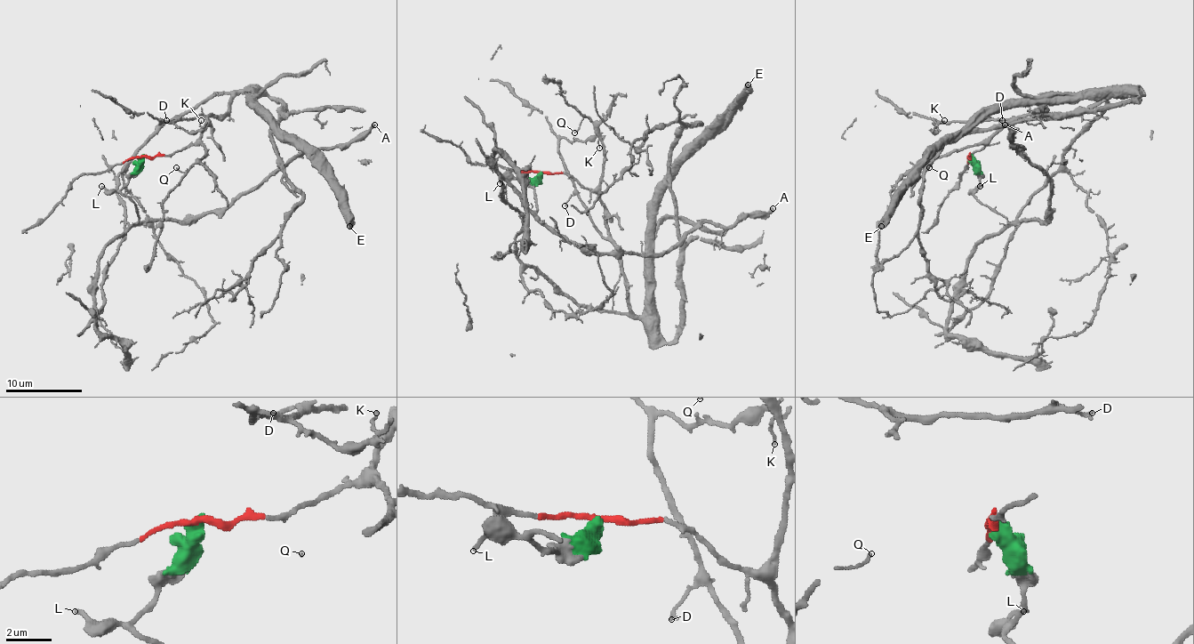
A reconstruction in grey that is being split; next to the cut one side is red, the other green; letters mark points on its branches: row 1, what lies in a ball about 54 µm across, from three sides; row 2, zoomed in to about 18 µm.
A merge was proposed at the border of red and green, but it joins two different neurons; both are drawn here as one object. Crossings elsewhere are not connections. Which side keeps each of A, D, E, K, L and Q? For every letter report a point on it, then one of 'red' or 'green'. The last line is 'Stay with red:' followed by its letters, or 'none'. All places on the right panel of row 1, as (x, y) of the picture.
A: (1005, 124) | green
D: (1002, 120) | red
E: (881, 226) | red
K: (944, 120) | red
L: (980, 186) | green
Q: (929, 167) | red
Stay with red: D, E, K, Q

